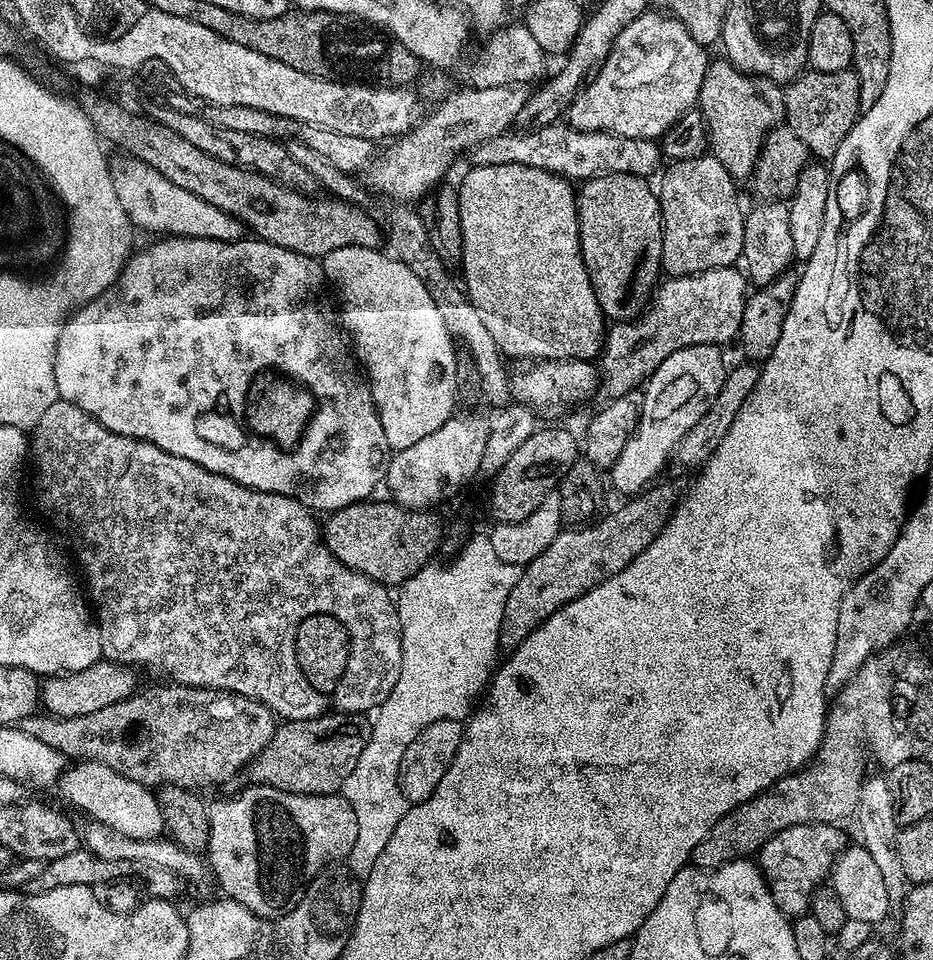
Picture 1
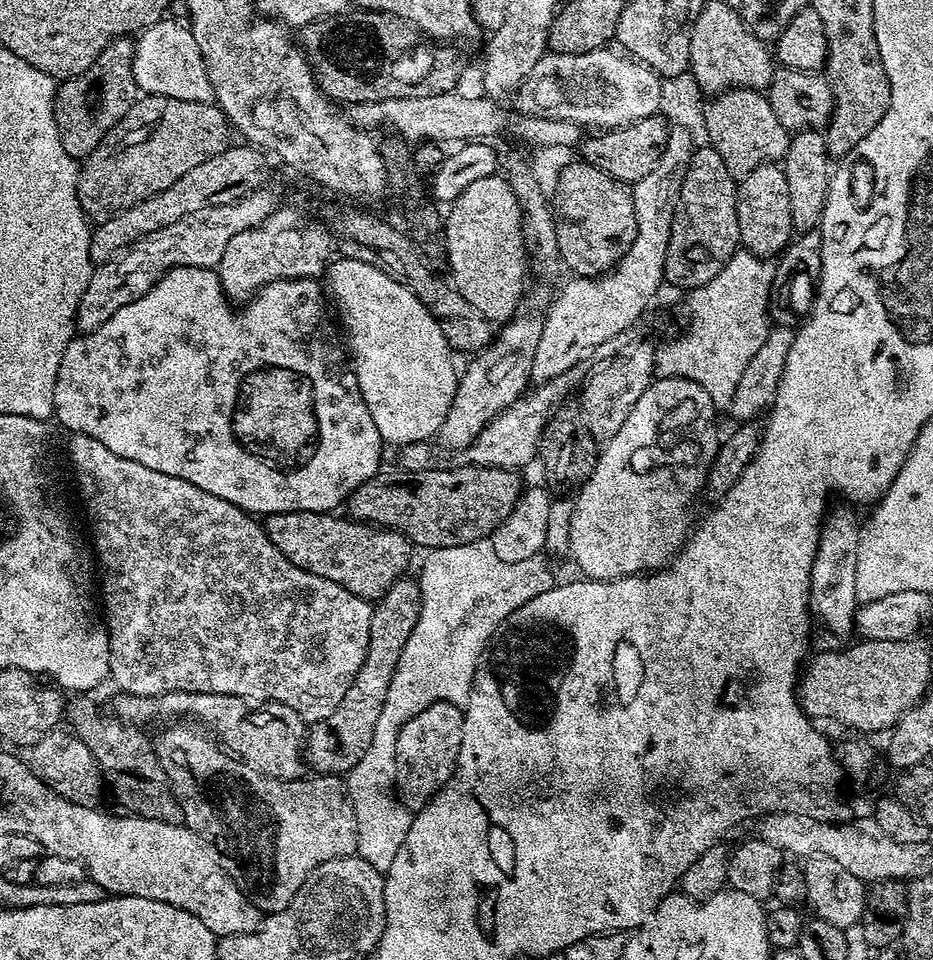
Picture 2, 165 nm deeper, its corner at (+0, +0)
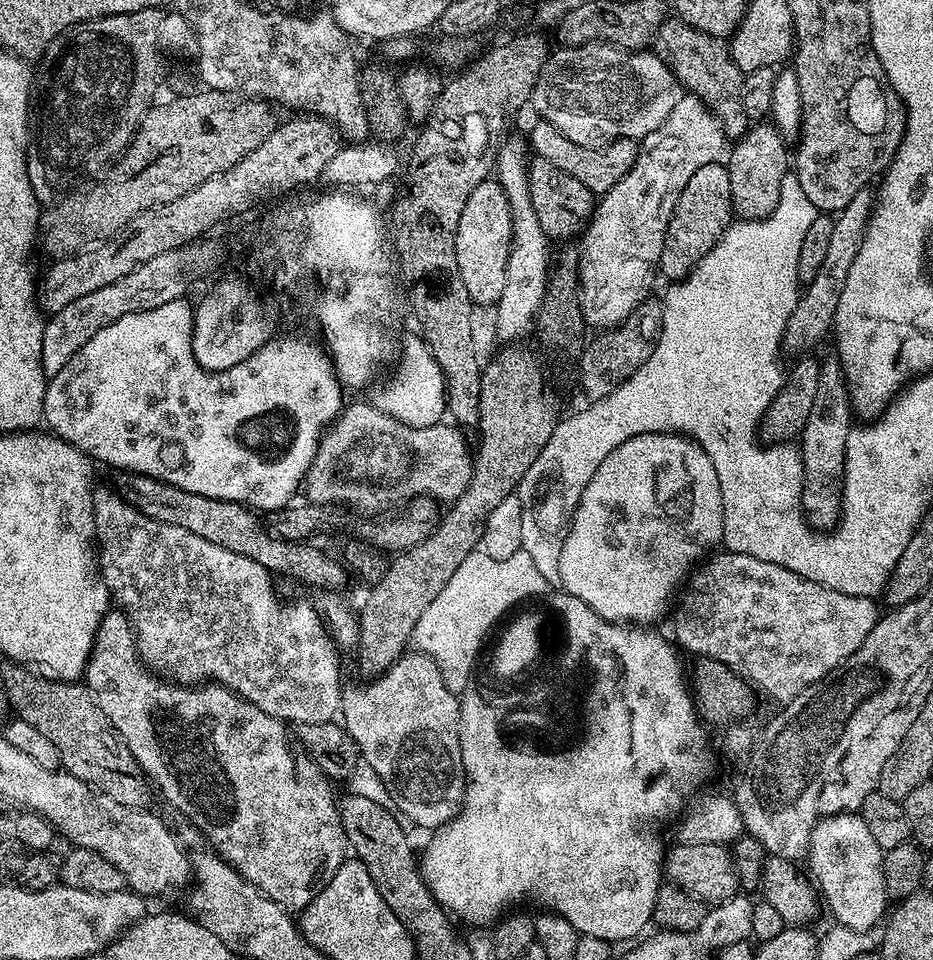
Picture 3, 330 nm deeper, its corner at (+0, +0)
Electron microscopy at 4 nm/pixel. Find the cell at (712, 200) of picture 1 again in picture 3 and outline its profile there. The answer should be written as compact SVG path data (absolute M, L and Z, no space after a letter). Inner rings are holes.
M720 162L699 167L690 182L686 182L674 206L674 214L668 223L660 255L659 275L663 279L665 276L665 281L668 282L683 280L703 256L710 254L710 250L719 242L733 220L730 174L727 167Z

